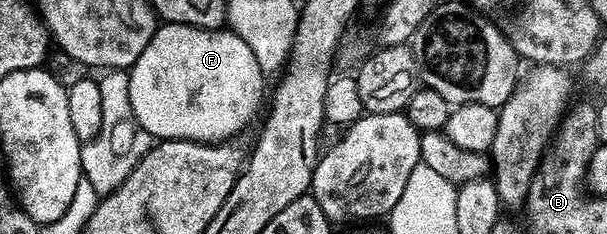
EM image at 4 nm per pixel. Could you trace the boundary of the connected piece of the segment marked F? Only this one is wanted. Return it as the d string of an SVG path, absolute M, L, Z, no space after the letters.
M182 23L158 26L147 49L133 62L128 72L131 109L137 124L154 140L190 139L192 143L224 144L237 135L253 119L261 107L265 79L255 53L232 30L204 31L202 27L188 27Z

